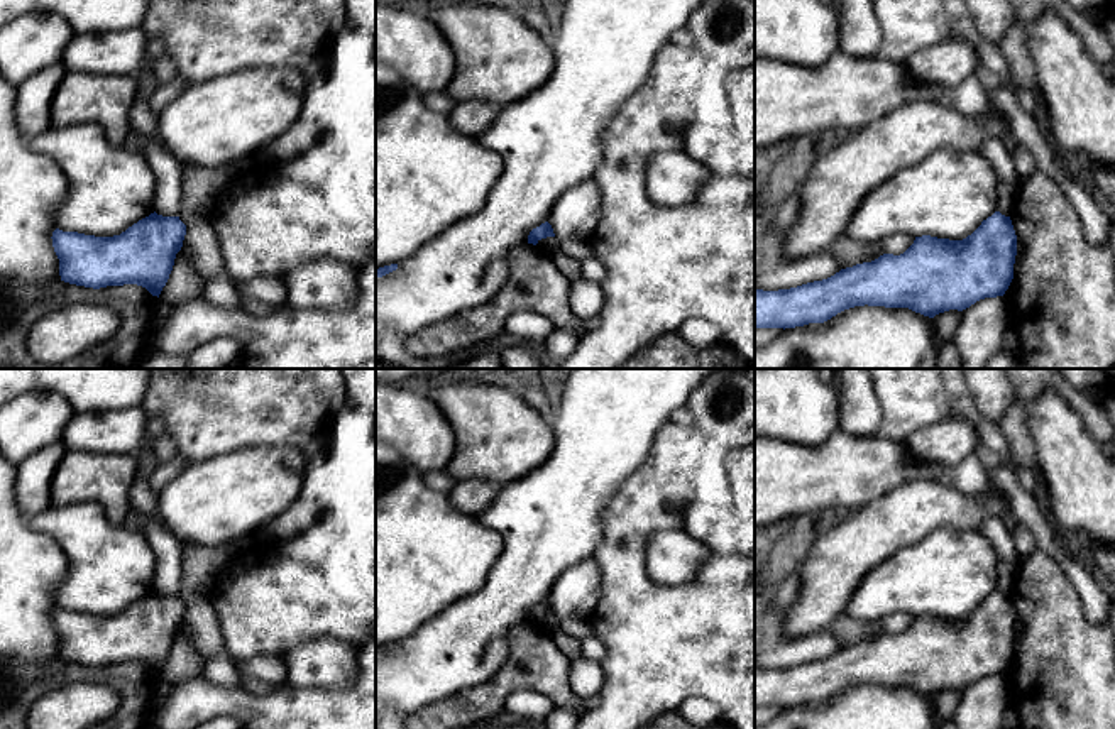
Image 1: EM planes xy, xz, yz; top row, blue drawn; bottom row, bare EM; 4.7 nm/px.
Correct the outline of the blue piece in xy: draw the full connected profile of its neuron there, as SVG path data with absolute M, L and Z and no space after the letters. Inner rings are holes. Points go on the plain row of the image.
M154 590L120 614L95 616L56 607L51 617L61 660L93 668L137 663L159 677L184 614L179 595Z

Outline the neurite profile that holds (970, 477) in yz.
M975 453L951 470L951 482L966 496L981 496L991 485L986 470Z

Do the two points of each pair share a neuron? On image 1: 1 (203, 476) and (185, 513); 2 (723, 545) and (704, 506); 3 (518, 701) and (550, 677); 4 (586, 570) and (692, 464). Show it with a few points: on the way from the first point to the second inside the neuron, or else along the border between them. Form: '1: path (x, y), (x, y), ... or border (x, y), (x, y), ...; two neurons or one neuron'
1: path (203, 484), (203, 494), (193, 504); one neuron
2: path (723, 535), (708, 516); one neuron
3: border (503, 702), (516, 692), (537, 690), (555, 706); two neurons
4: border (593, 557), (601, 575), (599, 601); two neurons

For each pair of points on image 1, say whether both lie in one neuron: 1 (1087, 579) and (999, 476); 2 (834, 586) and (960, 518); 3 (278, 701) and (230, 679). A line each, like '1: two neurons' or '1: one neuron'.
1: one neuron
2: one neuron
3: two neurons

